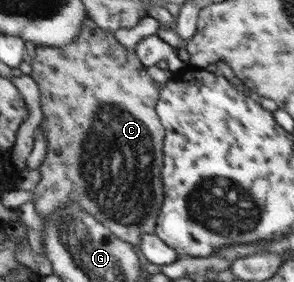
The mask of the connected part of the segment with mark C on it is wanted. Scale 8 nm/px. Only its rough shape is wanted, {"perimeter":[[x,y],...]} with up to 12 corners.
{"perimeter":[[112,31],[36,48],[32,200],[137,248],[161,215],[160,83]]}

